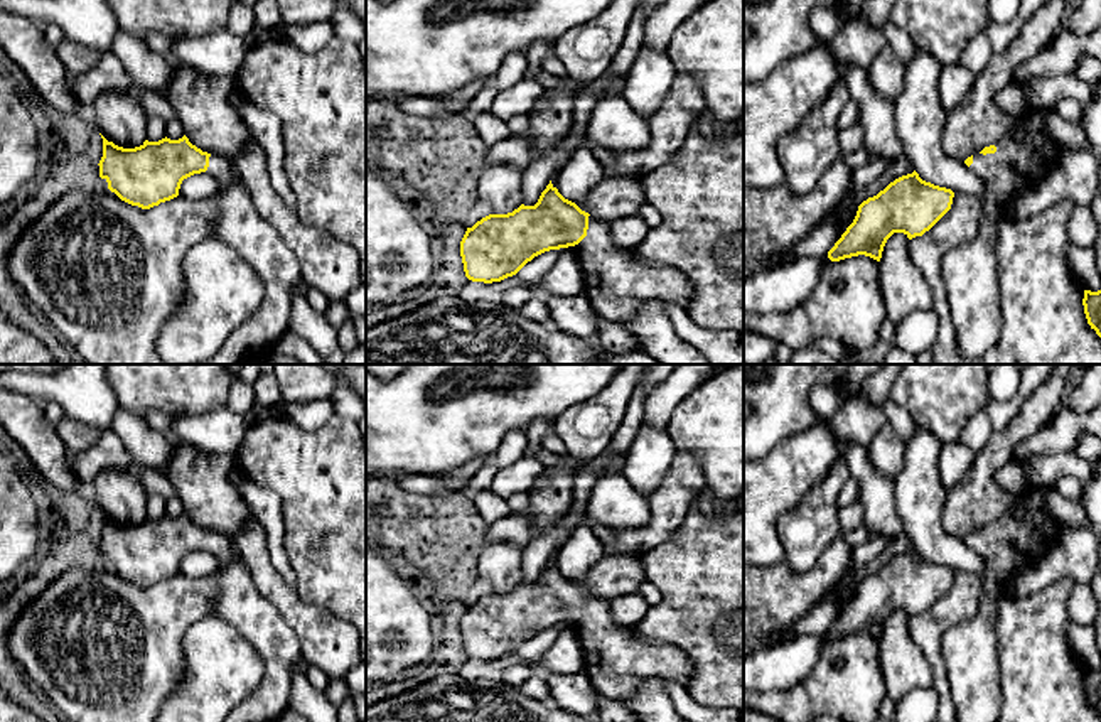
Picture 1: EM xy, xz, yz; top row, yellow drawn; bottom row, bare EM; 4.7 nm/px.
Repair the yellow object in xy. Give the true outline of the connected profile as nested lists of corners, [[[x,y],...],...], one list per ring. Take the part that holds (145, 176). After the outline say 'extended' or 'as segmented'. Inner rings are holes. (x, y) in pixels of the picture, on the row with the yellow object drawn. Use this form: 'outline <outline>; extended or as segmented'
outline [[[103,135],[99,177],[121,201],[150,209],[179,196],[184,179],[206,172],[218,180],[218,191],[239,180],[233,162],[197,148],[184,135],[179,140],[145,140],[140,147],[123,148]]]; extended

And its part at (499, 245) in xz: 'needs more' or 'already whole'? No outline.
needs more

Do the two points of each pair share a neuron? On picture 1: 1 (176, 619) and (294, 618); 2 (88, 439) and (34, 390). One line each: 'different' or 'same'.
1: different
2: different

